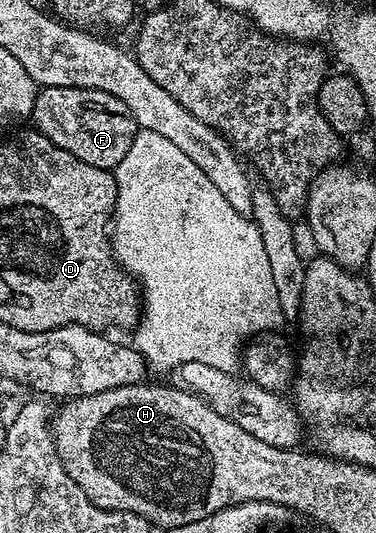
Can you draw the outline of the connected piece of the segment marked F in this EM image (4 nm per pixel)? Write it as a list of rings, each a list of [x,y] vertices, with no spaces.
[[[44,87],[38,92],[35,103],[33,104],[32,124],[35,123],[36,132],[47,135],[47,139],[51,139],[51,143],[55,143],[55,147],[59,147],[63,151],[67,151],[71,155],[75,155],[75,159],[83,159],[83,163],[91,163],[91,167],[99,167],[110,171],[116,170],[119,163],[123,163],[123,155],[127,155],[127,151],[131,151],[131,143],[135,139],[135,135],[139,131],[135,119],[131,115],[131,111],[127,111],[127,103],[123,103],[119,99],[115,99],[115,95],[107,95],[107,91],[95,91],[94,89],[80,89],[79,87]]]

